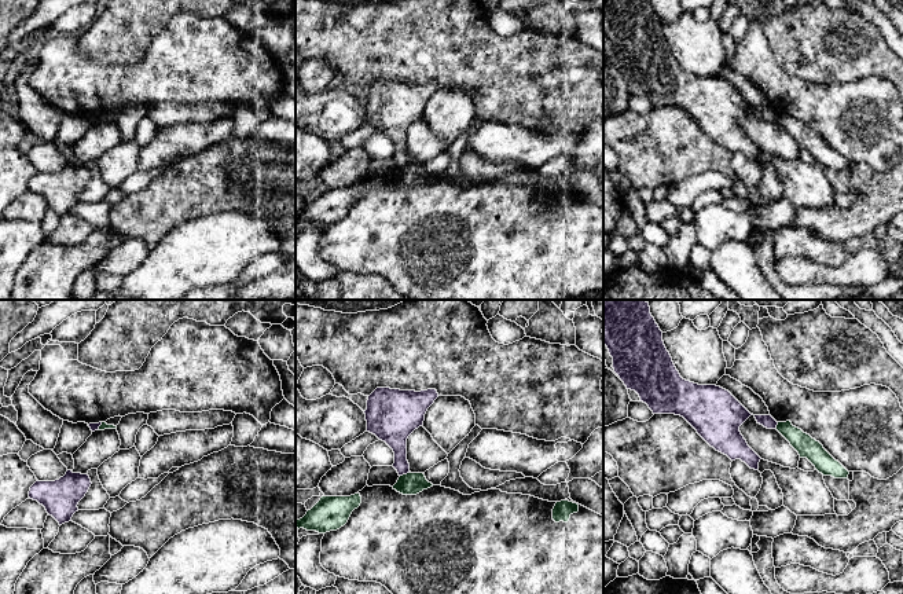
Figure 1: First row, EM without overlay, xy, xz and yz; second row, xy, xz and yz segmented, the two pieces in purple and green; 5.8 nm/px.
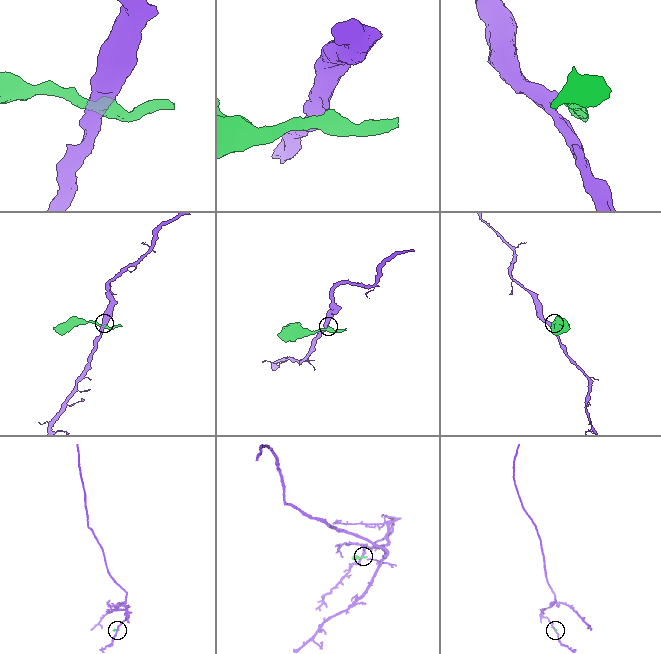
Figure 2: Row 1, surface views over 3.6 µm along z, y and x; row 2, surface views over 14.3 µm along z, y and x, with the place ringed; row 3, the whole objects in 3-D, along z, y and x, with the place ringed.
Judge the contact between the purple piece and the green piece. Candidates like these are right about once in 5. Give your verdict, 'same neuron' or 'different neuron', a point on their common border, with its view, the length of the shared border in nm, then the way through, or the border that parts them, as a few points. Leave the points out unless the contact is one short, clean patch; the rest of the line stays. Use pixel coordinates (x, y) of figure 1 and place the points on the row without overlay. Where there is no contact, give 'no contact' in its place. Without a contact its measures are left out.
different neuron | xz (404, 165) | 70 nm | along xz (410, 164), (400, 168)

